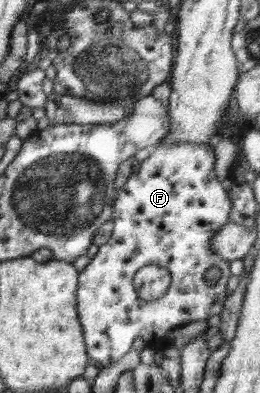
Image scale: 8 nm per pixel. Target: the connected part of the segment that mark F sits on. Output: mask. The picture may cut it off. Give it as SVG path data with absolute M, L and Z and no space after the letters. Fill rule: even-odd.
M179 143L172 145L159 144L154 147L150 156L142 161L138 173L133 173L125 181L123 188L118 191L117 199L113 203L112 223L114 223L114 231L112 231L109 241L98 248L98 252L92 257L90 263L82 269L82 287L77 287L77 310L82 311L81 326L86 327L85 346L89 347L90 359L94 359L97 366L110 365L112 361L118 361L124 353L128 353L130 345L132 345L136 339L140 340L141 346L154 347L154 345L156 345L154 339L164 339L166 335L169 335L172 329L180 328L192 322L208 320L214 315L219 315L224 309L224 302L228 296L226 294L226 284L228 278L231 276L229 268L230 262L220 257L211 247L211 243L213 242L214 235L217 234L222 226L225 226L229 222L229 216L232 214L233 202L229 198L229 189L227 185L222 184L216 178L216 174L214 173L214 161L216 161L214 147L195 143ZM150 264L156 264L167 269L171 275L171 284L162 297L146 301L138 297L132 280L139 269ZM210 267L218 267L222 273L220 280L218 280L214 286L210 286L204 279L204 273L206 273Z

